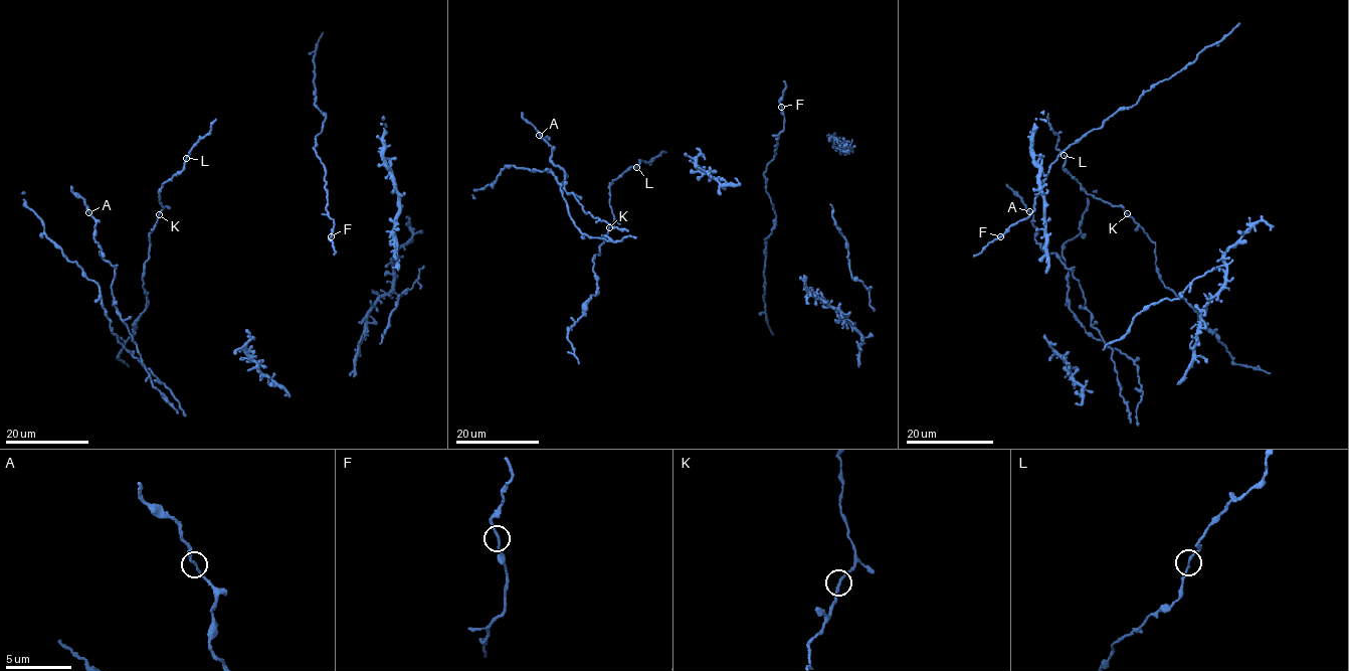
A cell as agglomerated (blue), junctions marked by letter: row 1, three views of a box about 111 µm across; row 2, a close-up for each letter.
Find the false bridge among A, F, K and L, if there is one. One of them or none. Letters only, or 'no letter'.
no letter

